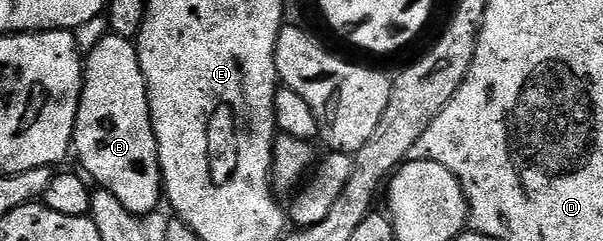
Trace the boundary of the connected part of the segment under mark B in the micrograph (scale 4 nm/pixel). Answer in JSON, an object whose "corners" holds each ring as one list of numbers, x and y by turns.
{"corners":[[108,35,104,39,100,39,100,43,96,43,96,47,92,47,90,53,84,57,84,72,82,75,82,98,78,101,78,114,76,115,76,123,74,124,74,143,73,152,78,153,78,161,83,165,85,176,91,182,97,183,99,186,105,187,116,195,116,199,120,199,120,203,124,203,124,207,128,207,128,211,135,215,147,215,155,212,159,208,158,204,163,204,164,190,162,188,162,167,160,165,160,155,158,154,158,144,156,143,156,135,152,127,152,119,150,118,150,104,148,103,148,91,146,90,146,80,144,79,144,71,140,71,140,59,138,58,137,44,128,37,115,37]]}

